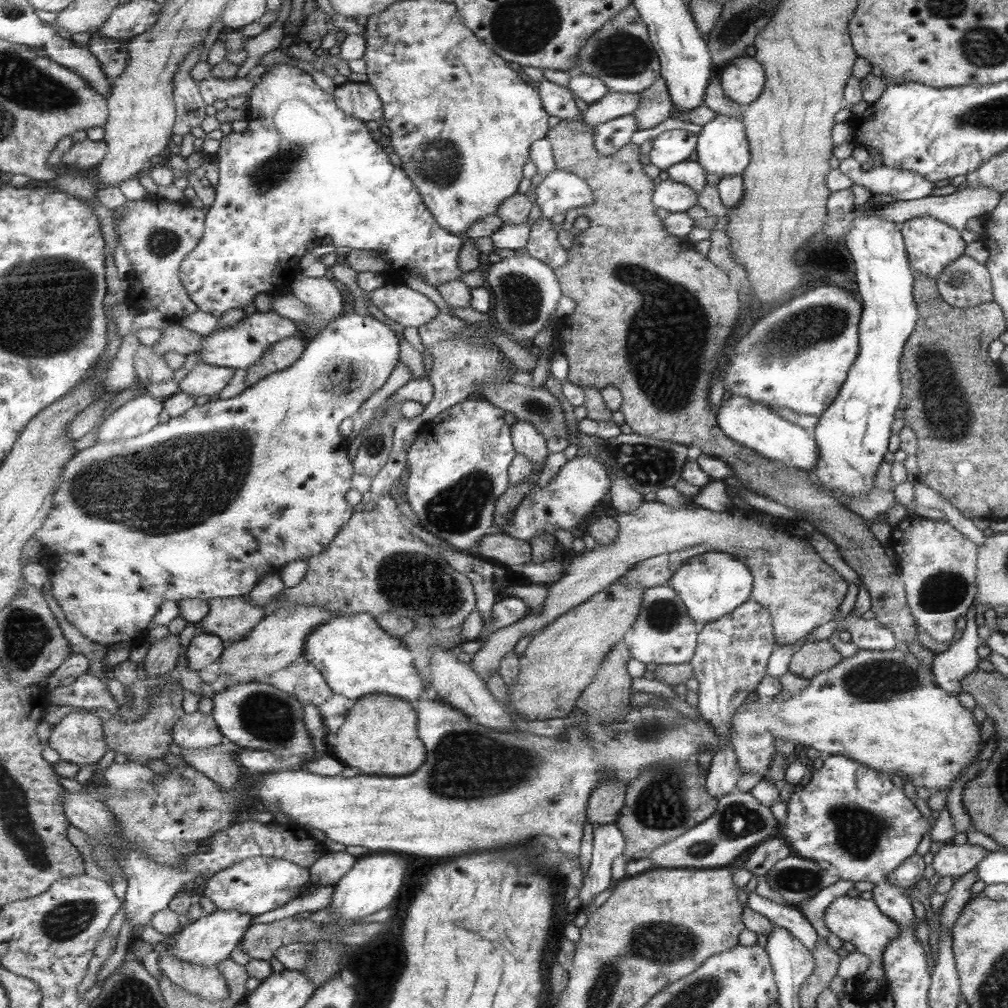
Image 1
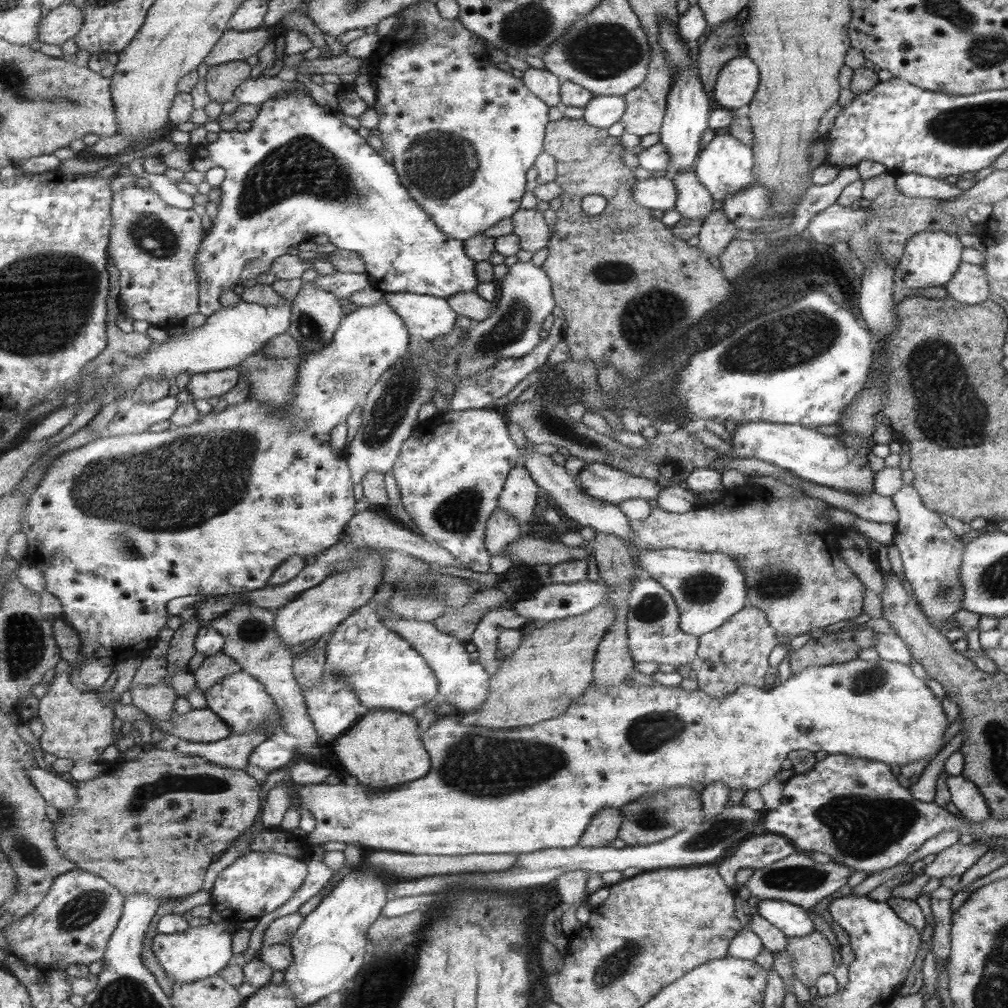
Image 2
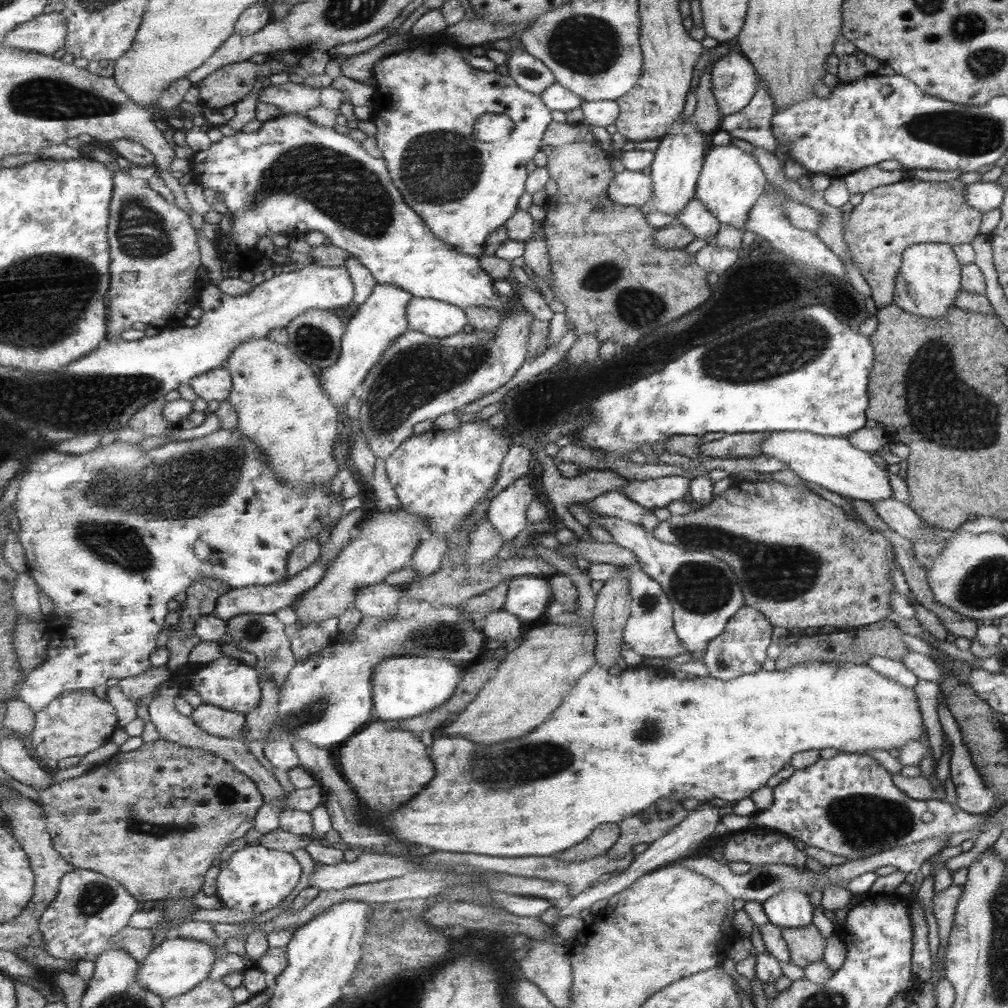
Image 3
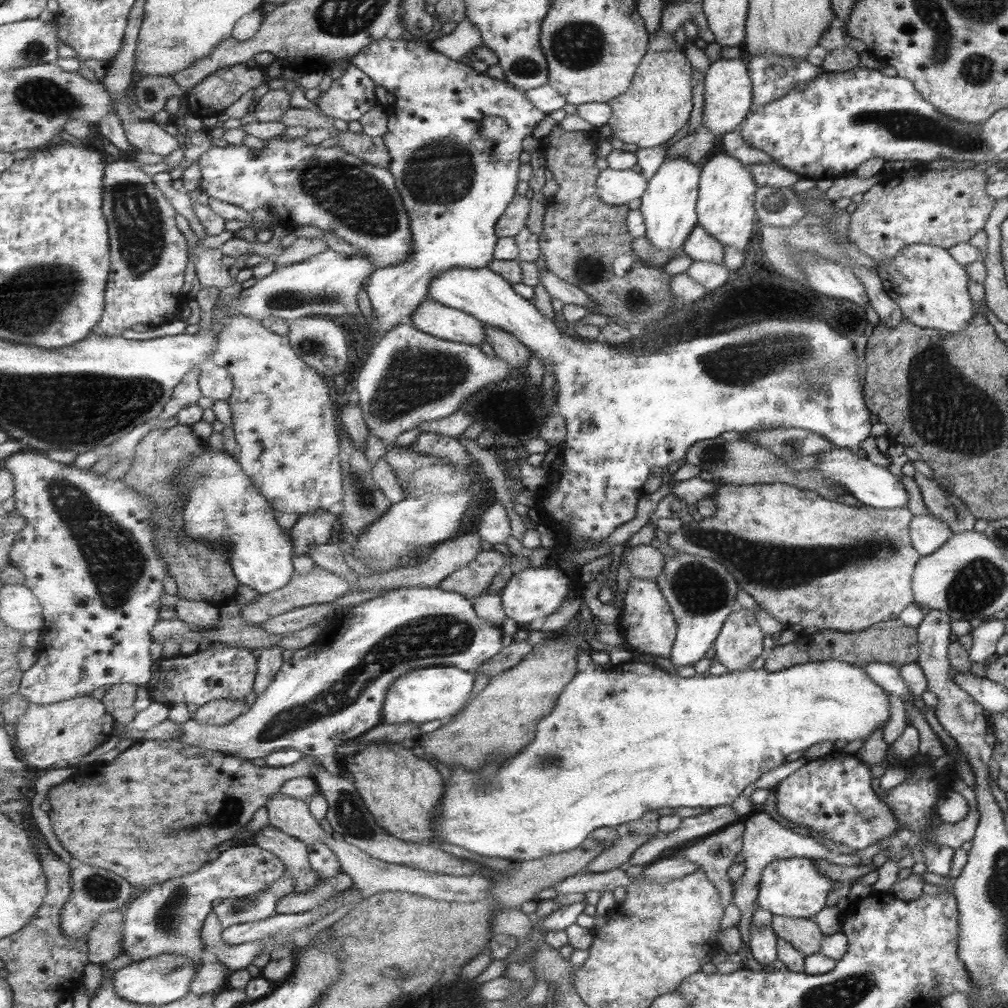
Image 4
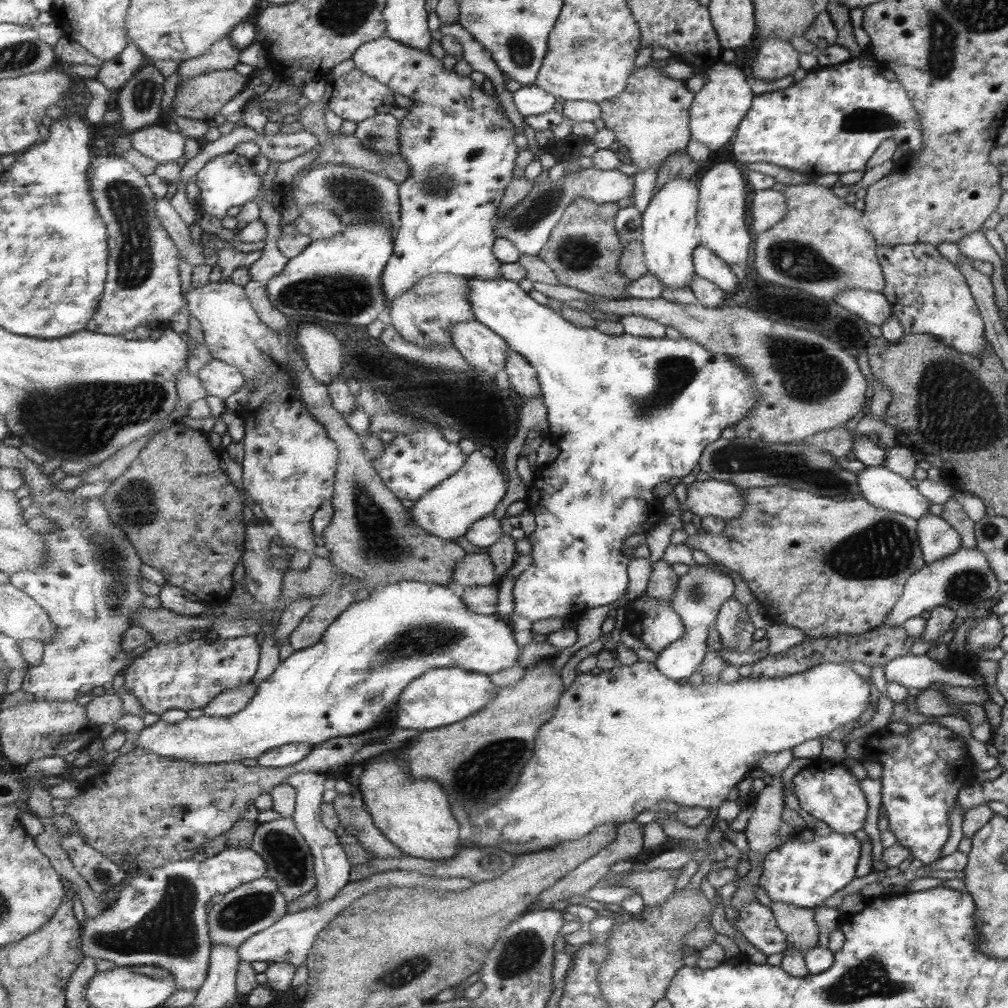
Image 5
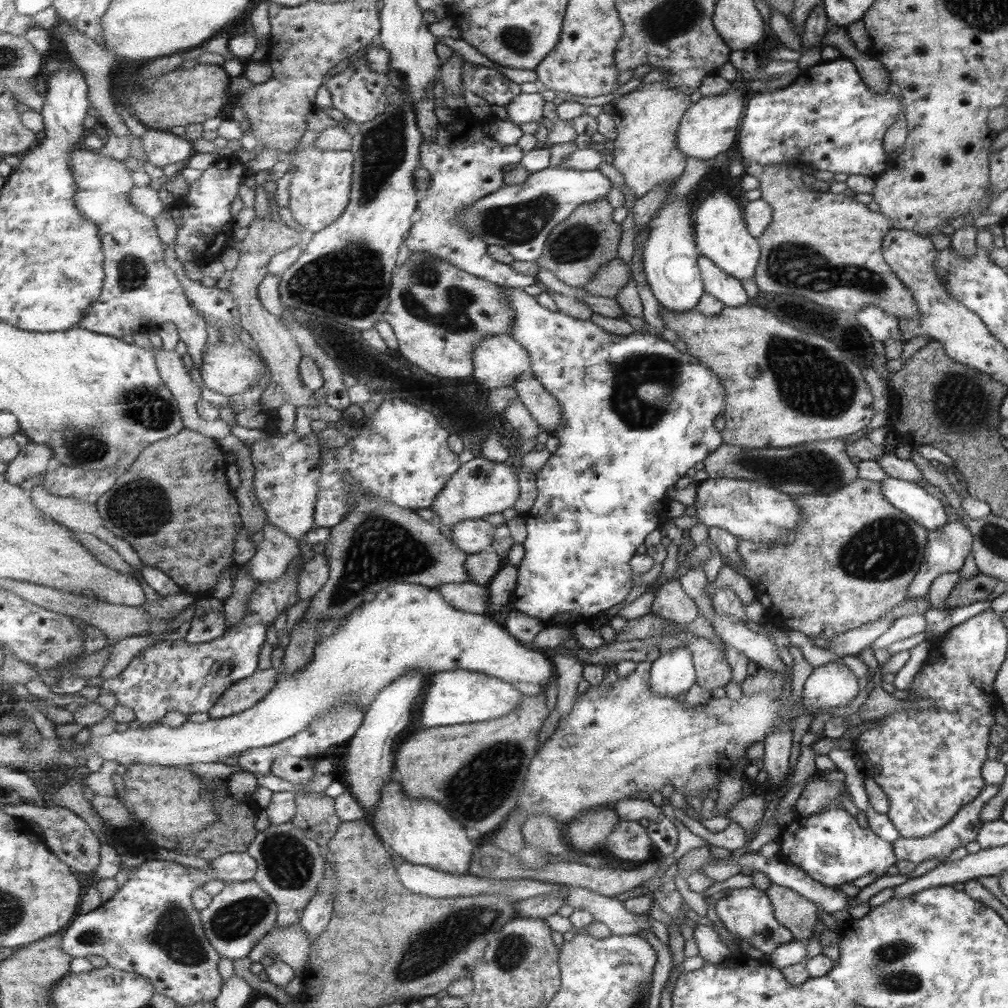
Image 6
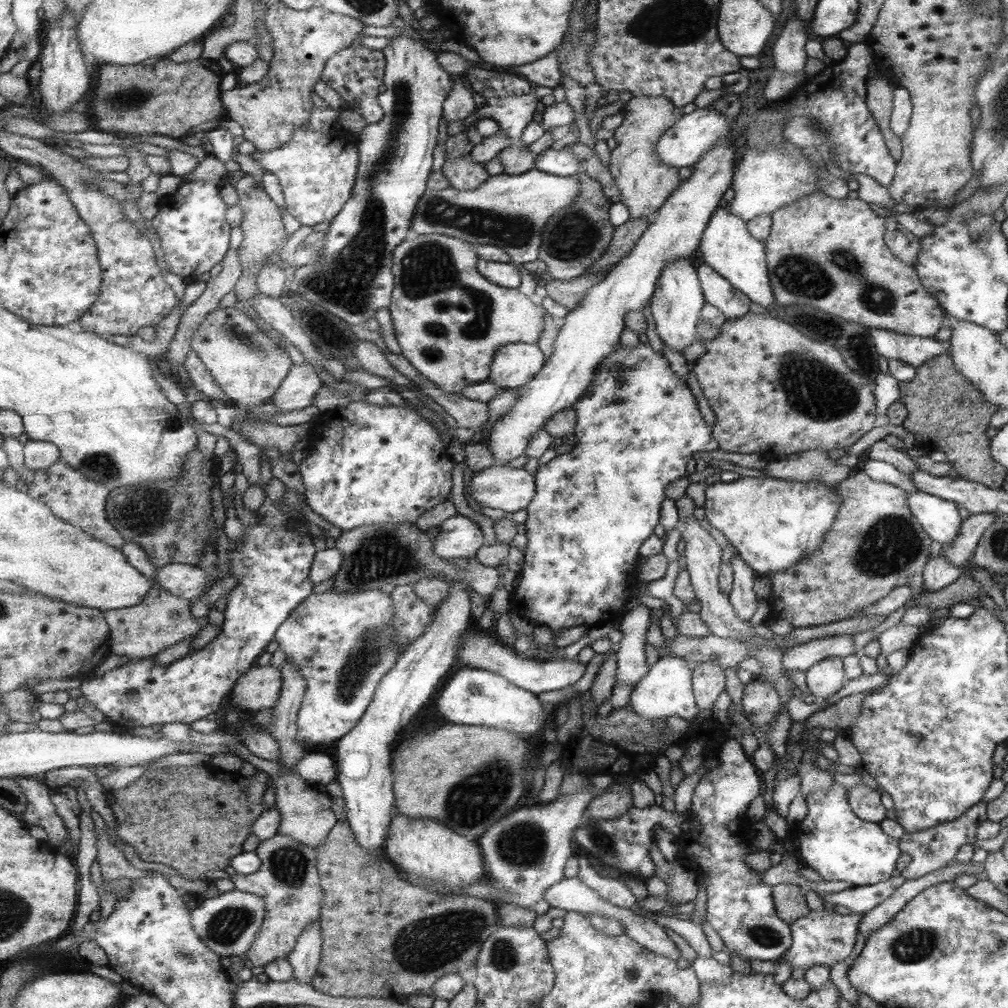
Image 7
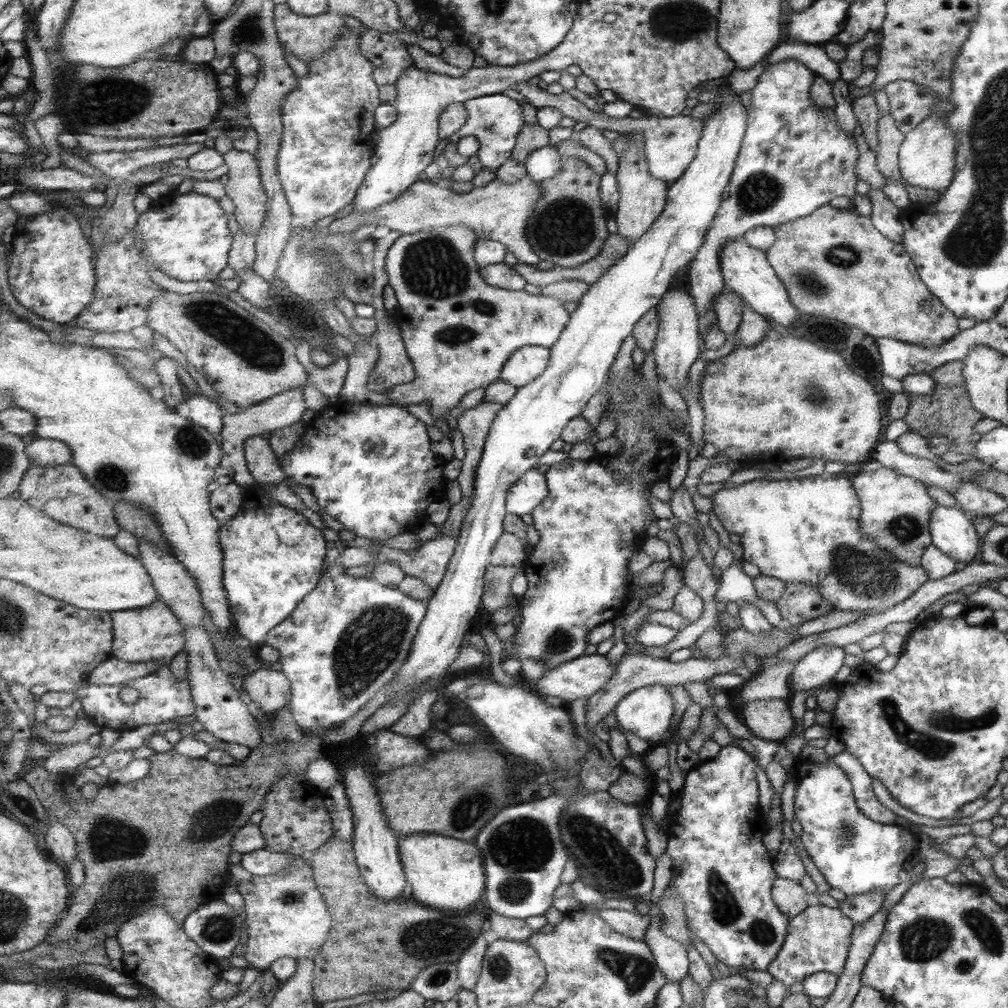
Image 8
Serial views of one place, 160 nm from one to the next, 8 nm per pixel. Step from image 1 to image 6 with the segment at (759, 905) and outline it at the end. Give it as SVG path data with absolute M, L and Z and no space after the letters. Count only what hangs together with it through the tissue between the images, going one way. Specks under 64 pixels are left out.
M828 806L817 815L797 819L782 829L779 836L779 859L793 865L811 877L815 883L829 889L848 884L867 873L875 873L876 879L895 866L896 854L892 844L881 840L869 828L859 827L843 807Z

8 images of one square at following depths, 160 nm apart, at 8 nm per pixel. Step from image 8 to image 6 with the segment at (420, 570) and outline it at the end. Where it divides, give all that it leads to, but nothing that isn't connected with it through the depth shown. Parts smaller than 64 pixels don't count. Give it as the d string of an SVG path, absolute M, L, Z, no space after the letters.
M484 519L464 520L453 526L452 539L463 552L477 554L492 548L496 527Z

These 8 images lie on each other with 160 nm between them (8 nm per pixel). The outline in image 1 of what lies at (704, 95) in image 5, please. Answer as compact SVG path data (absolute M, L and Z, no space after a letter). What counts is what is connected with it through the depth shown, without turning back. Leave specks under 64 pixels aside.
M747 54L735 58L719 73L719 77L725 96L738 105L752 103L764 90L767 78L760 61Z

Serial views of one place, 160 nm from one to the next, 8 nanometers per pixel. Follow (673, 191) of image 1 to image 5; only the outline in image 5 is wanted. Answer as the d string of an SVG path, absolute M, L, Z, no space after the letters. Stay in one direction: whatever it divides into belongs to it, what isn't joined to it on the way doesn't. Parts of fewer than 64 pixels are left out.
M595 166L585 169L571 169L567 175L555 181L554 185L547 179L531 191L526 199L509 212L498 211L495 217L495 232L498 238L509 238L523 255L539 255L550 239L553 229L560 222L567 207L579 197L587 197L597 204L615 204L625 200L634 192L635 180L619 170L601 170Z

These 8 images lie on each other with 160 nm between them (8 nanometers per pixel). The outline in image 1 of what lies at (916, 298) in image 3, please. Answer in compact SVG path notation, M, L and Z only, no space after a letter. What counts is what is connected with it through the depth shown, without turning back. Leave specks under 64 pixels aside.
M932 216L913 217L900 223L899 227L904 237L909 264L915 273L935 279L946 264L964 254L965 242L959 238L959 231Z

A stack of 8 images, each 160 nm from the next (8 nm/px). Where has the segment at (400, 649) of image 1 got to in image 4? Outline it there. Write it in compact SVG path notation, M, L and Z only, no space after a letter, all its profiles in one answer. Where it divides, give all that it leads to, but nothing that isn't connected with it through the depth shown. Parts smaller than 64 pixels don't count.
M427 667L401 675L388 688L388 698L385 699L384 704L383 722L387 724L403 724L403 722L425 724L425 722L431 722L431 720L450 719L472 700L469 698L469 694L473 690L474 678L474 672L457 667Z

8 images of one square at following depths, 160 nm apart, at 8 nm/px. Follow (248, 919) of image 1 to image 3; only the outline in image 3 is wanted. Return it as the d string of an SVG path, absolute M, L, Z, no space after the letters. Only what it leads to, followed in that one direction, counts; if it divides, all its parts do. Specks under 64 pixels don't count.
M179 936L167 937L154 948L145 963L140 964L138 981L150 991L160 994L165 1000L184 995L207 980L217 963L216 948L211 943Z

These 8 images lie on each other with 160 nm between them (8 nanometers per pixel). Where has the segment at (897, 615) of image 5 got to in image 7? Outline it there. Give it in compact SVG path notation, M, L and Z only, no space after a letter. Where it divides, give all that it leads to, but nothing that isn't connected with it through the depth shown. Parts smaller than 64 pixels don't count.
M853 635L821 637L785 648L782 665L787 673L790 670L806 671L830 656L839 656L843 659L851 655L853 649Z

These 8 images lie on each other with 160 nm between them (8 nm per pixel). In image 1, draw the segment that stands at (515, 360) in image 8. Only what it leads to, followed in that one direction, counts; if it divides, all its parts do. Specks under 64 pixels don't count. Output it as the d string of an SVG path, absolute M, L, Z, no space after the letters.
M387 283L370 293L370 300L388 318L417 329L439 314L435 302L406 285Z

